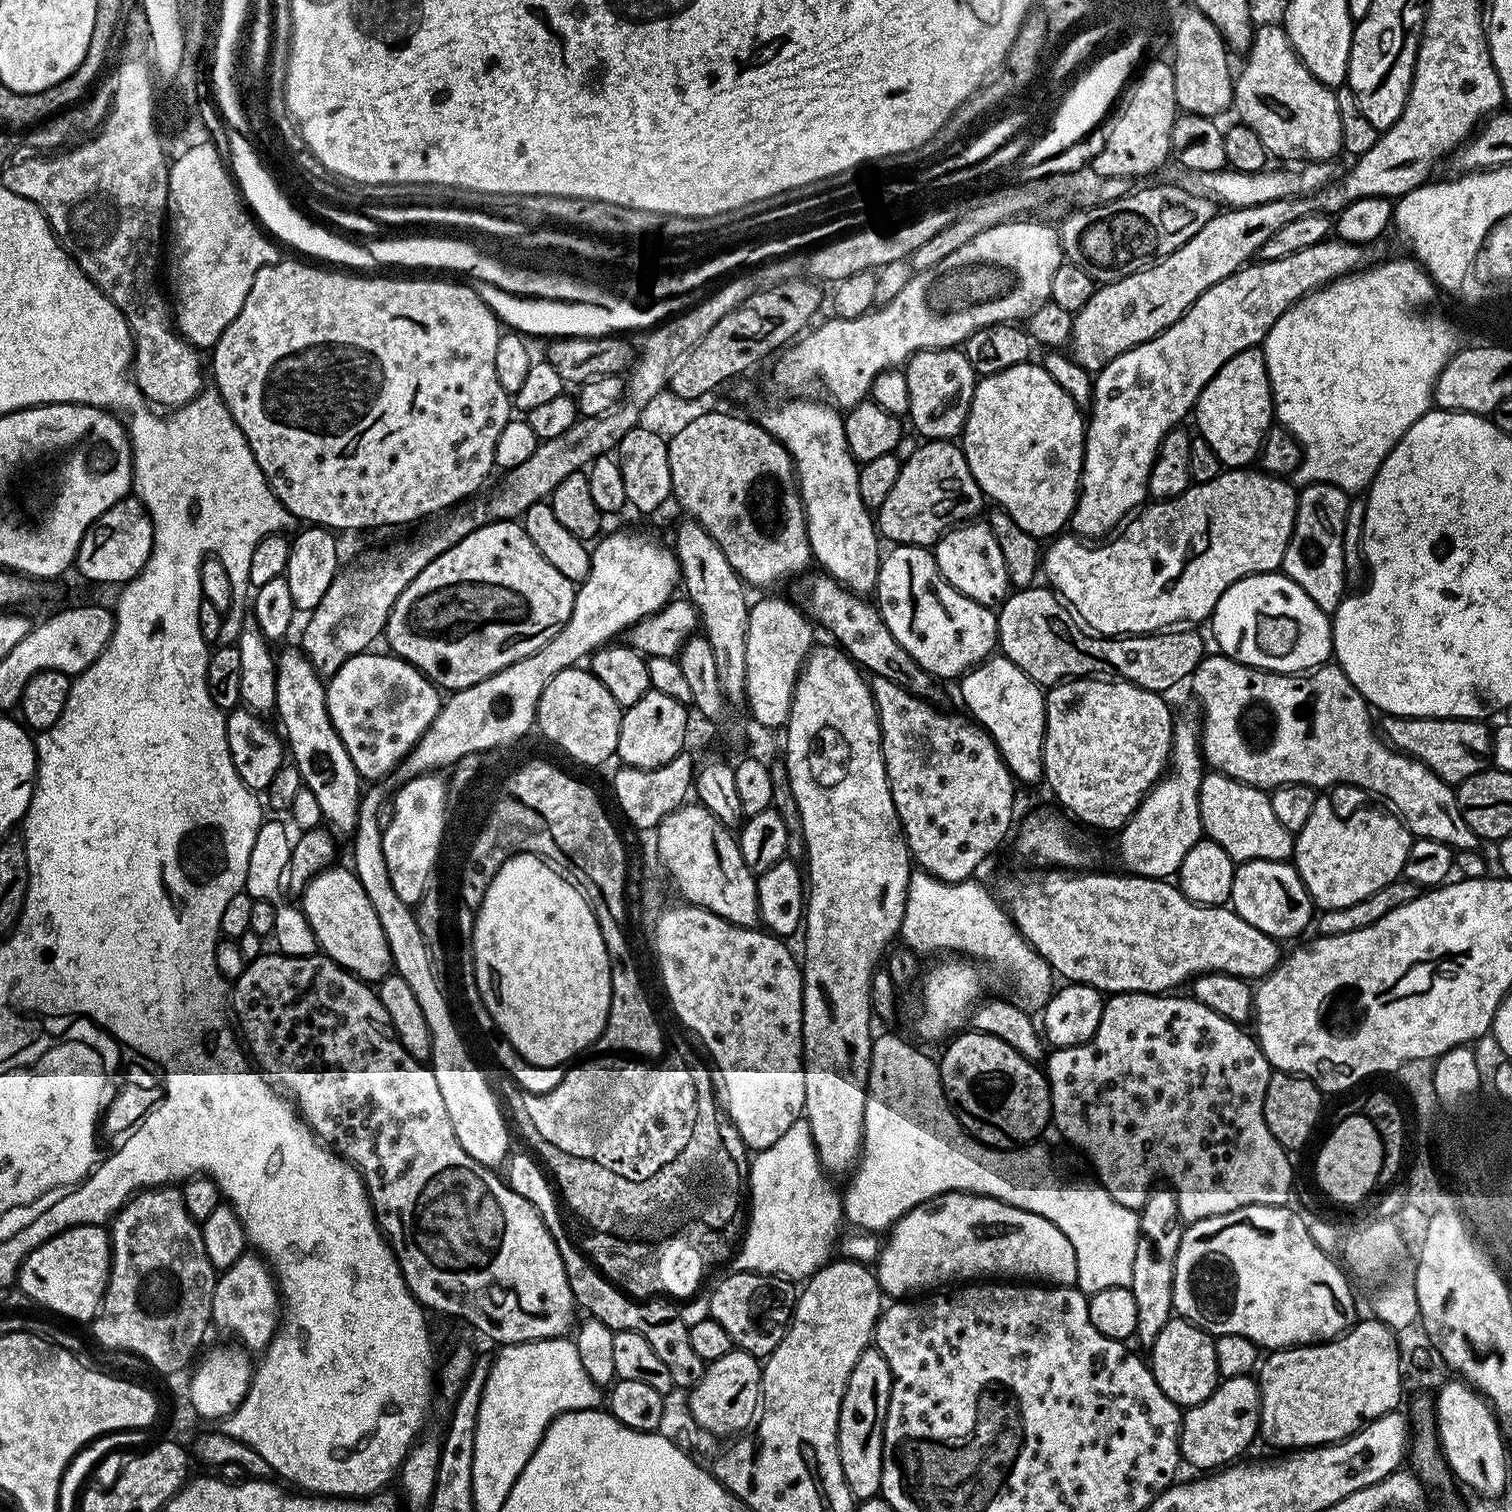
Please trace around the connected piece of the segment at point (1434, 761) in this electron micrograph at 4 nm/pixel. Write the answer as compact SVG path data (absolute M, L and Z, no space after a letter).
M1381 715L1378 728L1383 739L1398 752L1422 762L1447 784L1459 786L1463 780L1485 771L1492 758L1492 732L1483 720L1438 720L1435 716Z

